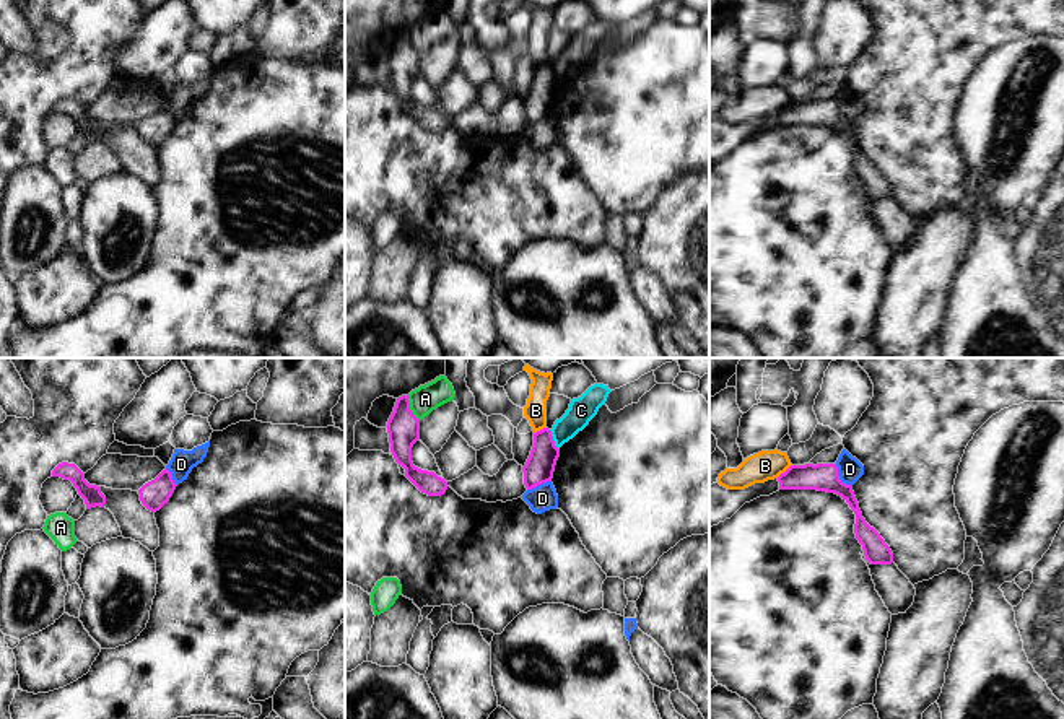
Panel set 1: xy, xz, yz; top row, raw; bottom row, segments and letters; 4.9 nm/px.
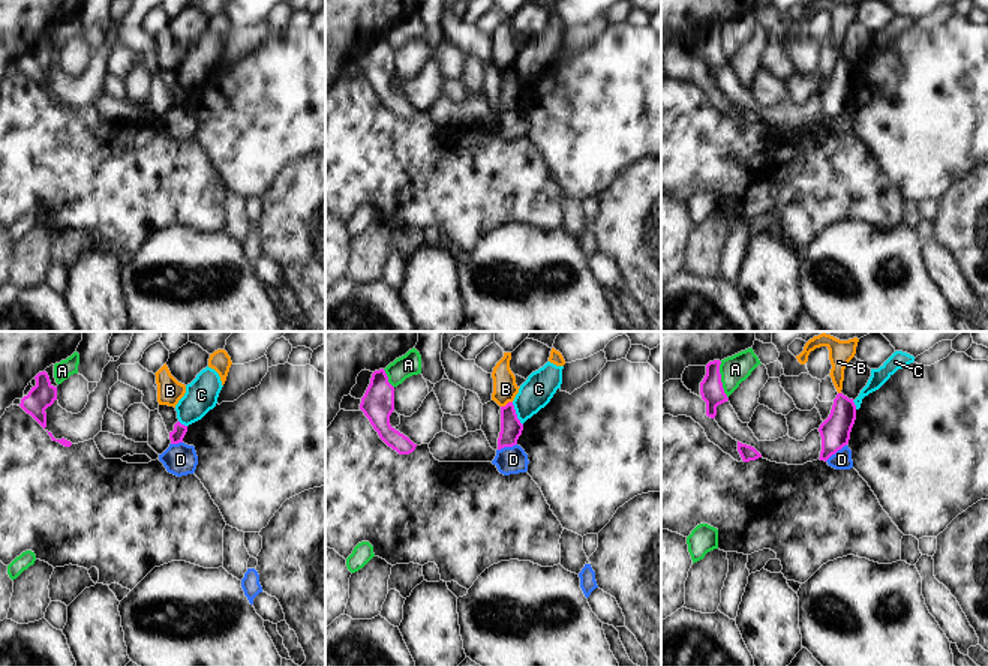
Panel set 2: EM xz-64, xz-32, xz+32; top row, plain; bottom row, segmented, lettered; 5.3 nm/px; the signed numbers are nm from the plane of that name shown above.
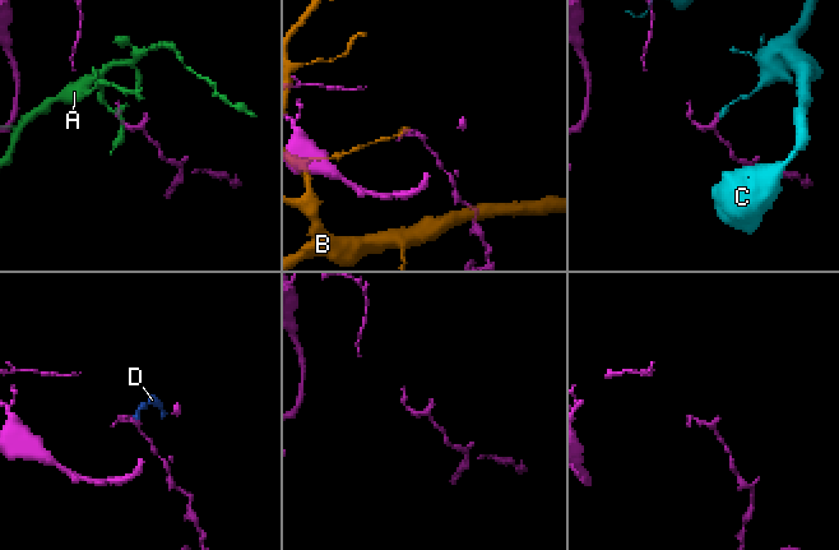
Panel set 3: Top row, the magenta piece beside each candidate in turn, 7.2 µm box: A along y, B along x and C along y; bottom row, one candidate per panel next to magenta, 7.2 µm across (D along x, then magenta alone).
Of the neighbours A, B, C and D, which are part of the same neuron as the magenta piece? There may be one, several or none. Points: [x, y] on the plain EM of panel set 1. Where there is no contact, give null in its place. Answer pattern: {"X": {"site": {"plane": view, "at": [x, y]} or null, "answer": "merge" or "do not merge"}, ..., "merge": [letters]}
{"A": {"site": {"plane": "xz", "at": [409, 44]}, "answer": "do not merge"}, "B": {"site": {"plane": "yz", "at": [784, 108]}, "answer": "do not merge"}, "C": {"site": {"plane": "xz", "at": [552, 75]}, "answer": "do not merge"}, "D": {"site": {"plane": "yz", "at": [838, 113]}, "answer": "do not merge"}, "merge": []}

